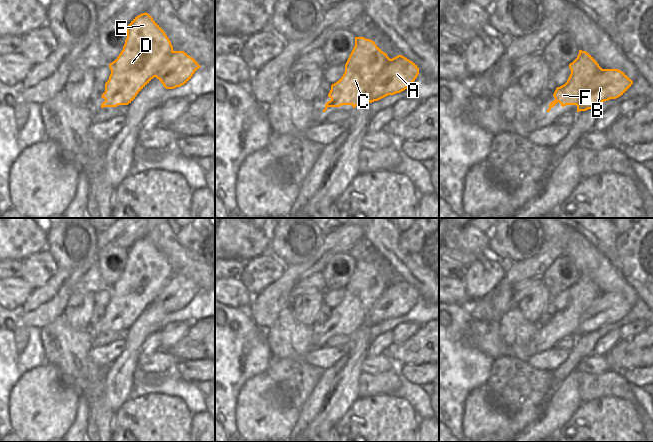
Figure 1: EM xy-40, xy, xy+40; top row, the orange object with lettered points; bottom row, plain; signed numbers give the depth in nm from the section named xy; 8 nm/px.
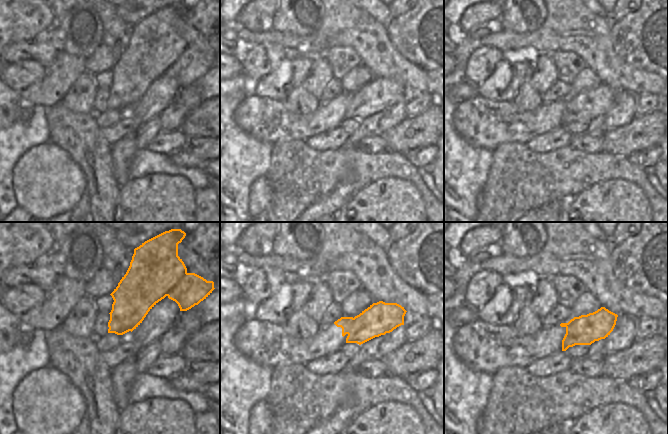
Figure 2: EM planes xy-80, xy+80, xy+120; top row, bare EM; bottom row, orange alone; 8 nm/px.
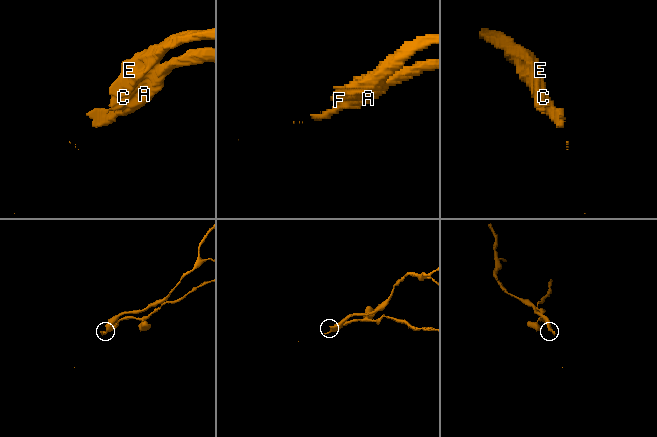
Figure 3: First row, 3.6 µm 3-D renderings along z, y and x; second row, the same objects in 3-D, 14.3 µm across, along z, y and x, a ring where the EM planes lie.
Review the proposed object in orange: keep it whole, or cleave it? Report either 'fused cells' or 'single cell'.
fused cells

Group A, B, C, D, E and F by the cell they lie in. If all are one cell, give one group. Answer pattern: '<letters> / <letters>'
A B / C D E F

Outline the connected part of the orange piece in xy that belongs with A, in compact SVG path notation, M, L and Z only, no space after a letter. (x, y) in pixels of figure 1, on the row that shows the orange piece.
M402 55L392 58L365 94L372 103L388 95L400 93L410 87L419 74L415 63Z

